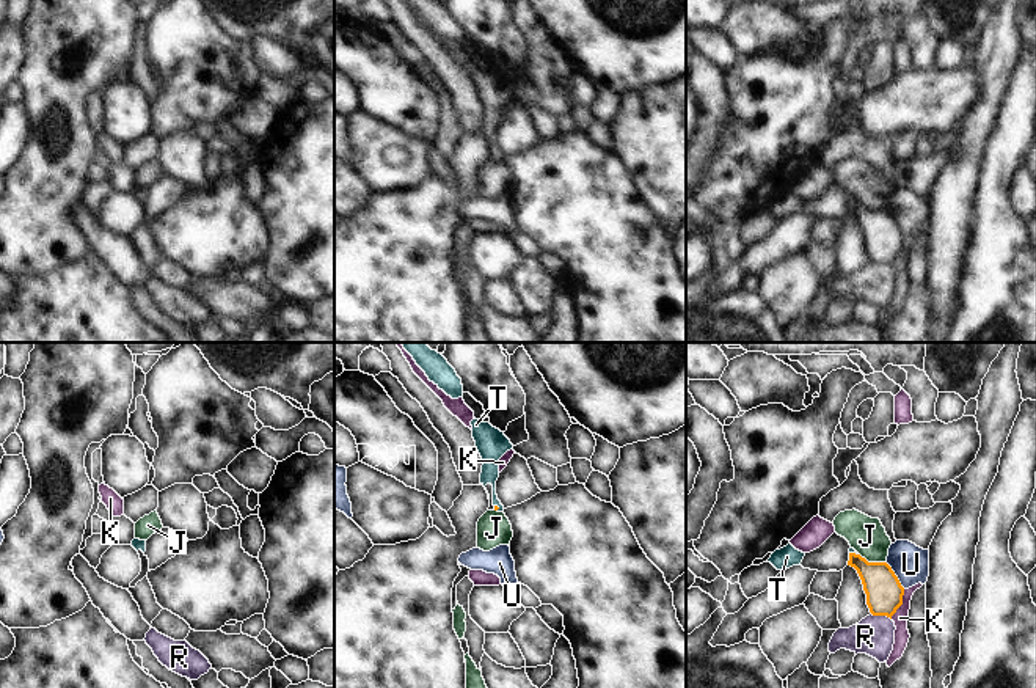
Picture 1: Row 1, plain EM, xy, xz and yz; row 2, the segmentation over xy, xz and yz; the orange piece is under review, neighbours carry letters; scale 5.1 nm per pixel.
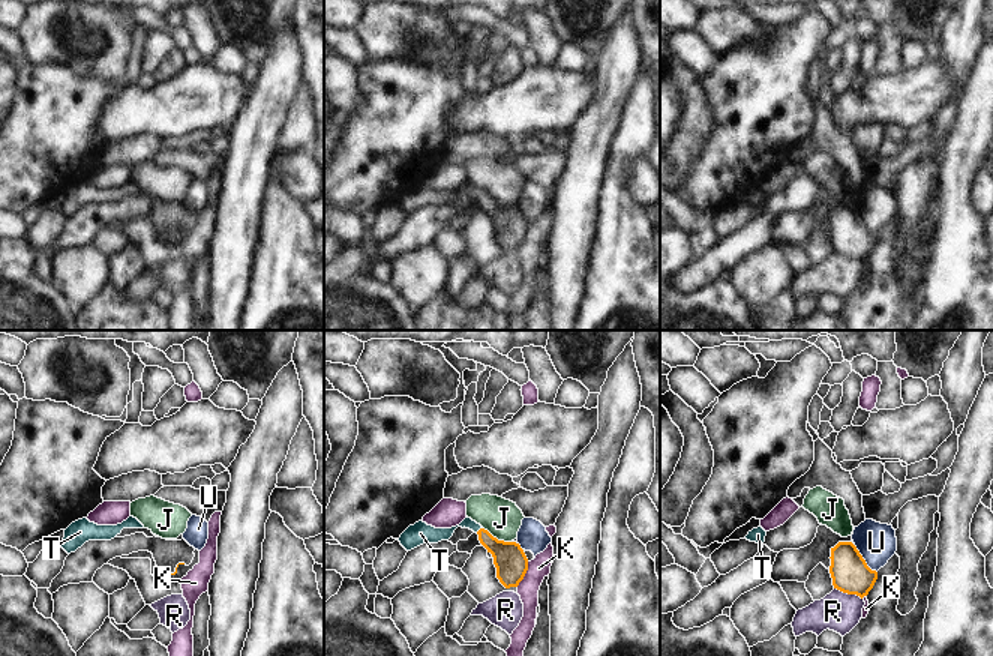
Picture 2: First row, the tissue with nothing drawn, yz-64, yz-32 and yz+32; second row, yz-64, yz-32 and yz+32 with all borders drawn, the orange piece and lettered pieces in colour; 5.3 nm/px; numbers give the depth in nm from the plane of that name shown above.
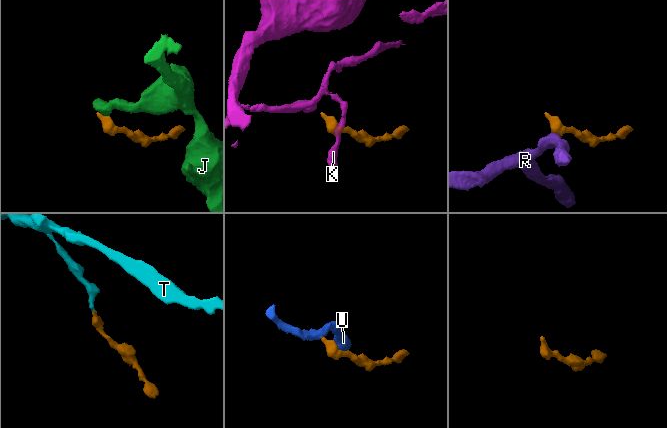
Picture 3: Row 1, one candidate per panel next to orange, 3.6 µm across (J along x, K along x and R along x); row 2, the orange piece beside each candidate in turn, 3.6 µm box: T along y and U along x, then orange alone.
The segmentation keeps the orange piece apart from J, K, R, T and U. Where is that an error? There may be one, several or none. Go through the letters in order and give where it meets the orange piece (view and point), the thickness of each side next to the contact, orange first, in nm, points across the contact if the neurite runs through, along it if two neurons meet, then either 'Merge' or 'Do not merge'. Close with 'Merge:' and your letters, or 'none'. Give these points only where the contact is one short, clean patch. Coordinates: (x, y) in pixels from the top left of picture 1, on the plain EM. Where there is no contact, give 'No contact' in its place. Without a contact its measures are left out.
J: Touches orange at yz (871, 211). Thickness 190 nm (orange) against 190 nm. Boundary: yz (859, 201), (868, 209), (884, 211). Do not merge
K: Touches orange at yz (901, 252). Thickness 190 nm (orange) against 80 nm. Boundary: yz (904, 237), (901, 253), (890, 266). Do not merge
R: Touches orange at yz (881, 263). Thickness 190 nm (orange) against 200 nm. Boundary: yz (871, 261), (890, 267). Do not merge
T: Touches orange at yz (853, 201). Thickness 190 nm (orange) against 30 nm. Path across: yz (882, 236), (853, 201), (851, 198). Merge
U: Touches orange at yz (895, 223). Thickness 190 nm (orange) against 190 nm. Boundary: yz (886, 209), (904, 236). Do not merge
Merge: T

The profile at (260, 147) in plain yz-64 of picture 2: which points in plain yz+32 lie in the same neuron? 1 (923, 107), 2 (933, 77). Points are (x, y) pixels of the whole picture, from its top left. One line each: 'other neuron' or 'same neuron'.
1: other neuron
2: other neuron

